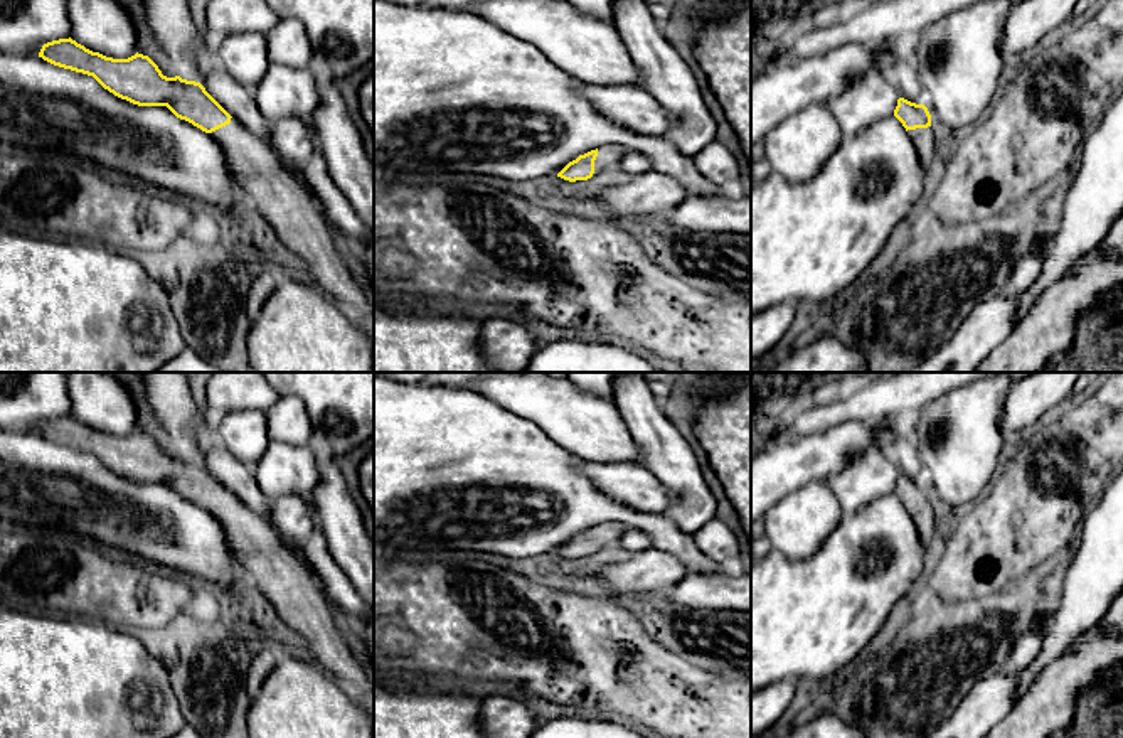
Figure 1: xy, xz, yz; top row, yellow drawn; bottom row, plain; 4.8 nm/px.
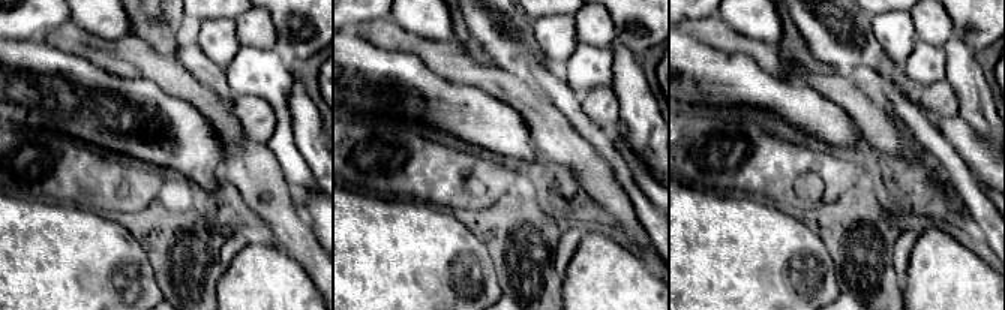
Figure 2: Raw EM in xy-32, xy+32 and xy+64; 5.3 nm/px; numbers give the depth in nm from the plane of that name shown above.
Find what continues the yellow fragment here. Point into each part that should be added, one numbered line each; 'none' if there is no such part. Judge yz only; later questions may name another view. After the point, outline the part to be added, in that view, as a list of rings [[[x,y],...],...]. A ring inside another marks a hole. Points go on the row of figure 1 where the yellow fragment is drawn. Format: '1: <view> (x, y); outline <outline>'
1: yz (921, 137); outline [[[931,126],[916,128],[907,130],[907,135],[916,147],[921,167],[926,172],[933,163],[933,130]]]

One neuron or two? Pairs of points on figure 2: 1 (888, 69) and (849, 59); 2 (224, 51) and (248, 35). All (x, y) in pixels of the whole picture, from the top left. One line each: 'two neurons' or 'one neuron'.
1: one neuron
2: two neurons

